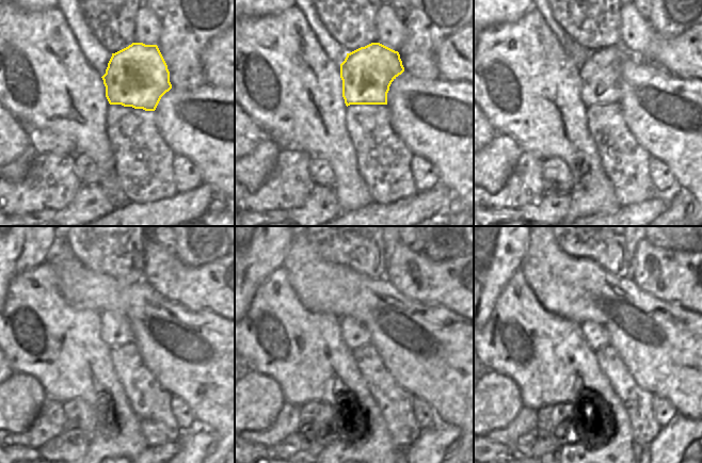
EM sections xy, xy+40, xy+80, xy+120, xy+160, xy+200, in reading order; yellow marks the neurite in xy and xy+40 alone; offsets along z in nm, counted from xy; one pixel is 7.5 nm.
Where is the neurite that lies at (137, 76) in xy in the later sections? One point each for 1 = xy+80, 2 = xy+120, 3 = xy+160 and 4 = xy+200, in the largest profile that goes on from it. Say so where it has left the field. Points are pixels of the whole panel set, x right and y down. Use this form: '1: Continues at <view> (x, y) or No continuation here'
1: Continues at xy+80 (600, 74)
2: Continues at xy+120 (116, 331)
3: Continues at xy+160 (354, 334)
4: Continues at xy+200 (596, 336).

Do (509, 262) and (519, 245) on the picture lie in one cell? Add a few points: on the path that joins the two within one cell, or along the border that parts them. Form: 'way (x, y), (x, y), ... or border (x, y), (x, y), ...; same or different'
way (509, 258), (514, 250); same

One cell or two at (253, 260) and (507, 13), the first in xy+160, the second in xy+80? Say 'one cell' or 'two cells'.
one cell

